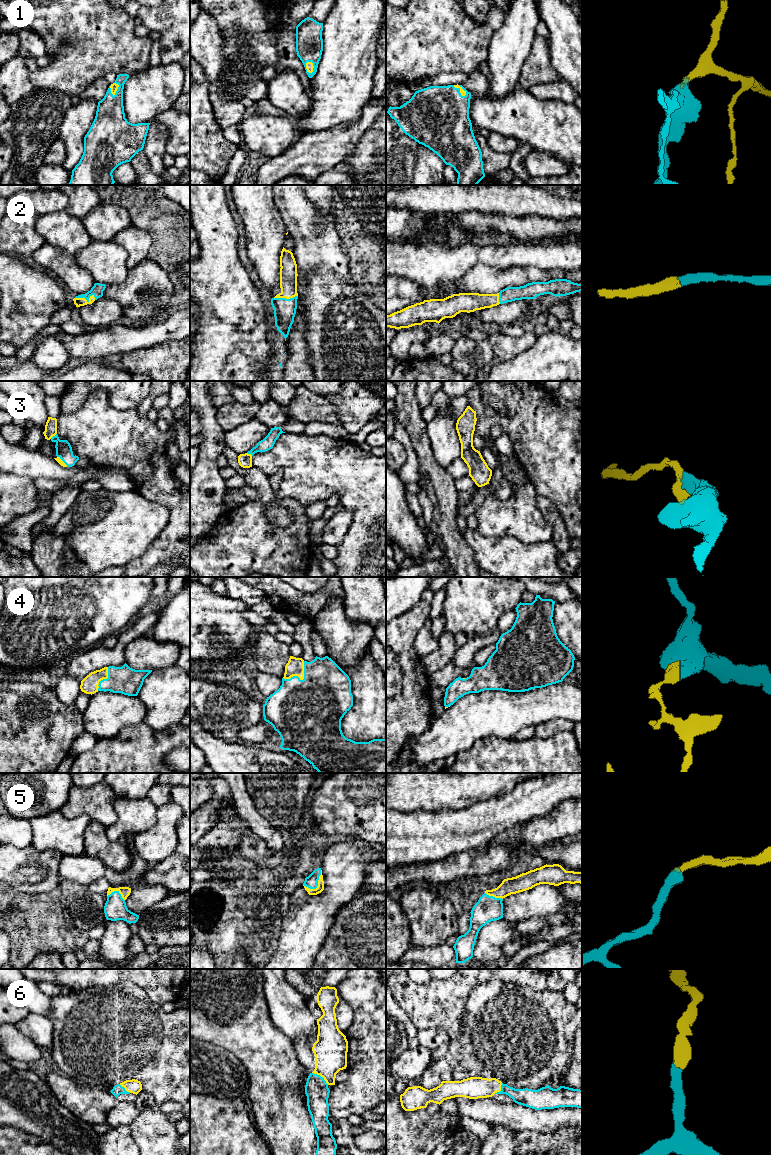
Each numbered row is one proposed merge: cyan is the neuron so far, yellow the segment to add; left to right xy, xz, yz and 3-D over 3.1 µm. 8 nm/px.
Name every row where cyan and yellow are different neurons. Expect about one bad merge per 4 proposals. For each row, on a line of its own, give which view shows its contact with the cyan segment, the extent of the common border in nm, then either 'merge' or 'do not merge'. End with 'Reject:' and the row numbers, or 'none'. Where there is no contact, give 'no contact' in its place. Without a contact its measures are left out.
1: contact in xz; length 110 nm; merge
2: contact in xy; length 170 nm; merge
3: contact in xy; length 70 nm; merge
4: contact in xz; length 220 nm; merge
5: contact in xz; length 200 nm; merge
6: contact in xz; length 170 nm; merge
Reject: none

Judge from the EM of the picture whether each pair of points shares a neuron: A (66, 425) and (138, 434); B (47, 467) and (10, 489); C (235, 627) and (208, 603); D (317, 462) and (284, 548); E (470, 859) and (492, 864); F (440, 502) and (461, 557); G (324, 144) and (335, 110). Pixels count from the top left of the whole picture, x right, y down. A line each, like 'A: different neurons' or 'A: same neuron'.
A: same neuron
B: different neurons
C: same neuron
D: different neurons
E: same neuron
F: same neuron
G: different neurons

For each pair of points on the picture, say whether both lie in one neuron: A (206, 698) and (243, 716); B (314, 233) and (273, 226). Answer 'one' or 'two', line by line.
A: one
B: two

